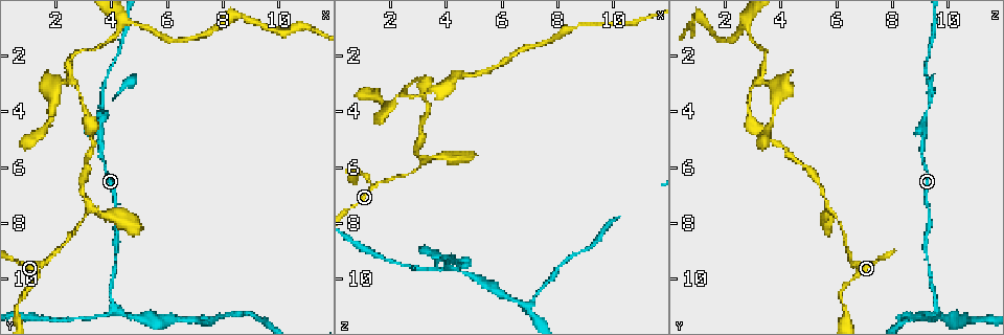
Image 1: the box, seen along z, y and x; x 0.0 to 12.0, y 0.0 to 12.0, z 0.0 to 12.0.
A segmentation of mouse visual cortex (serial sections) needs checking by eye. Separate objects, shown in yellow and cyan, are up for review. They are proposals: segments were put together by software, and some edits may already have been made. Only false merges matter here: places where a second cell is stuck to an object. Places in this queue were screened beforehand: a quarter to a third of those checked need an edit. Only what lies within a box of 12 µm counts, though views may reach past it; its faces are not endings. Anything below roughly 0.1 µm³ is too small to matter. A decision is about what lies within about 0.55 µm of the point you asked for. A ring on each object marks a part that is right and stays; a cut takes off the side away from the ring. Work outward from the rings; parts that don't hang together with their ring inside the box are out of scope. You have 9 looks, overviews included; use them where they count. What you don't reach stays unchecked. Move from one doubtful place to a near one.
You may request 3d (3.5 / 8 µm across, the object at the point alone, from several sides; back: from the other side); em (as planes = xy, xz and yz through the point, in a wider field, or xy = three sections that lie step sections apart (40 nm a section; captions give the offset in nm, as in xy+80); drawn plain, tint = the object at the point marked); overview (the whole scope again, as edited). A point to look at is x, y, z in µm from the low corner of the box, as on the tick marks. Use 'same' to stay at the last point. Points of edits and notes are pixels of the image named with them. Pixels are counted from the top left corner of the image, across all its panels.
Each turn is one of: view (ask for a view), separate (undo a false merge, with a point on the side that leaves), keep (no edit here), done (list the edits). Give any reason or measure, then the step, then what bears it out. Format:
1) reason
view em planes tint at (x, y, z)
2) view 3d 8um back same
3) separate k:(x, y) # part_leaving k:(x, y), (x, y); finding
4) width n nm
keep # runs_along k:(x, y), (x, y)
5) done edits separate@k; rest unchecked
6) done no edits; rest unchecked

branch point
view 3d 3.5um at (4.1, 10.9, 9.5)

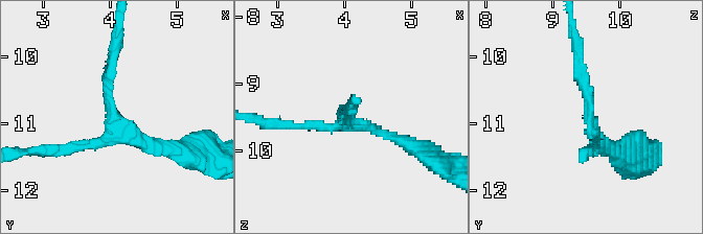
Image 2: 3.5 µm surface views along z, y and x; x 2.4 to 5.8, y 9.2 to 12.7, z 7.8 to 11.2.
keep # runs_along 2:(114, 53), (111, 112), (172, 150); one cell here

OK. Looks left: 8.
arms part here
view 3d 3.5um at (3.2, 7.7, 5.9)

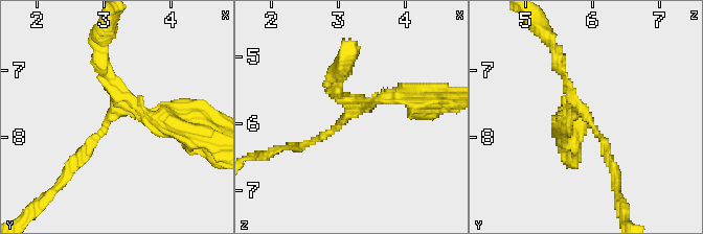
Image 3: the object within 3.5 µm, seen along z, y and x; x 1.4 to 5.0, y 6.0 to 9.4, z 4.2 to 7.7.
view em xy step 1 tint at (3.20, 7.60, 5.85)

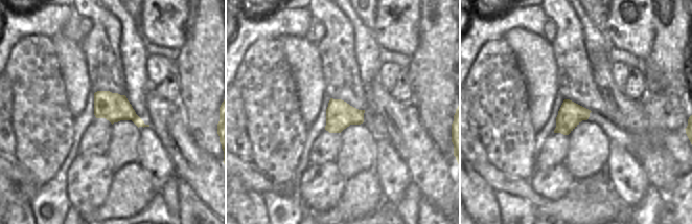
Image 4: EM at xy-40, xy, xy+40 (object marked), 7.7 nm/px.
arms 3; arm_widths 150, 150, 250 nm
keep # runs_along 3:(610, 165), (556, 49); all the same cell

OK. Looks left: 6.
arms part here
view em planes tint at (2.6, 3.0, 3.1)

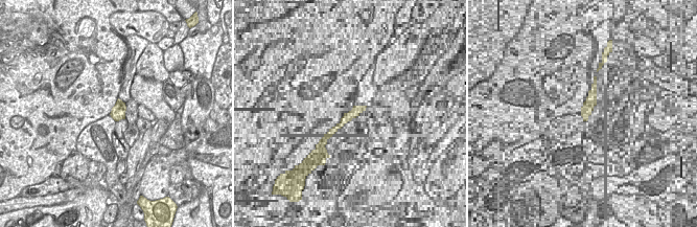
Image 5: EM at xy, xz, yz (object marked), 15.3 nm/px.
wider look
view 3d 3.5um same

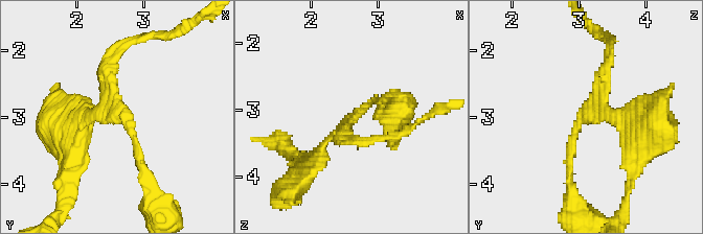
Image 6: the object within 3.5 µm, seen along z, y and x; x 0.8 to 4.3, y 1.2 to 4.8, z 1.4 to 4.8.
arms 3; arm_widths 100, 150, 150 nm
keep # runs_along 6:(569, 171), (574, 126), (602, 97), (610, 55); all the same cell

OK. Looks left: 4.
three-way junction
view 3d 3.5um at (4.4, 0.9, 2.8)

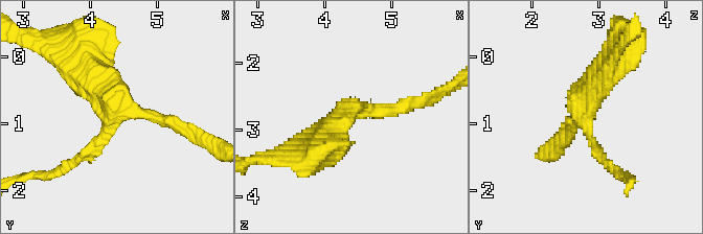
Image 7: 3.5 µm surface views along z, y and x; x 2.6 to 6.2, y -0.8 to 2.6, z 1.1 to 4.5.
arms 3; arm_widths 150, 200, 350 nm; need the tissue
view em xy step 2 tint at (4.35, 0.90, 2.75)

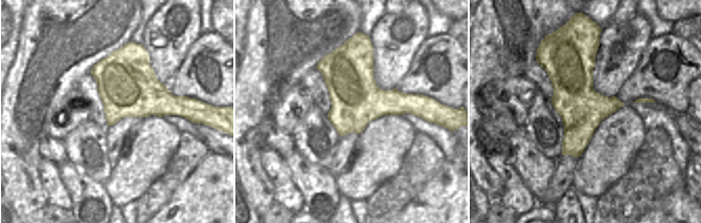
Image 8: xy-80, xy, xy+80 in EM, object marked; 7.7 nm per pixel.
keep # runs_along 7:(71, 161), (116, 113), (180, 125); continuous, no second cell

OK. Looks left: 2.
done no edits; rest unchecked

